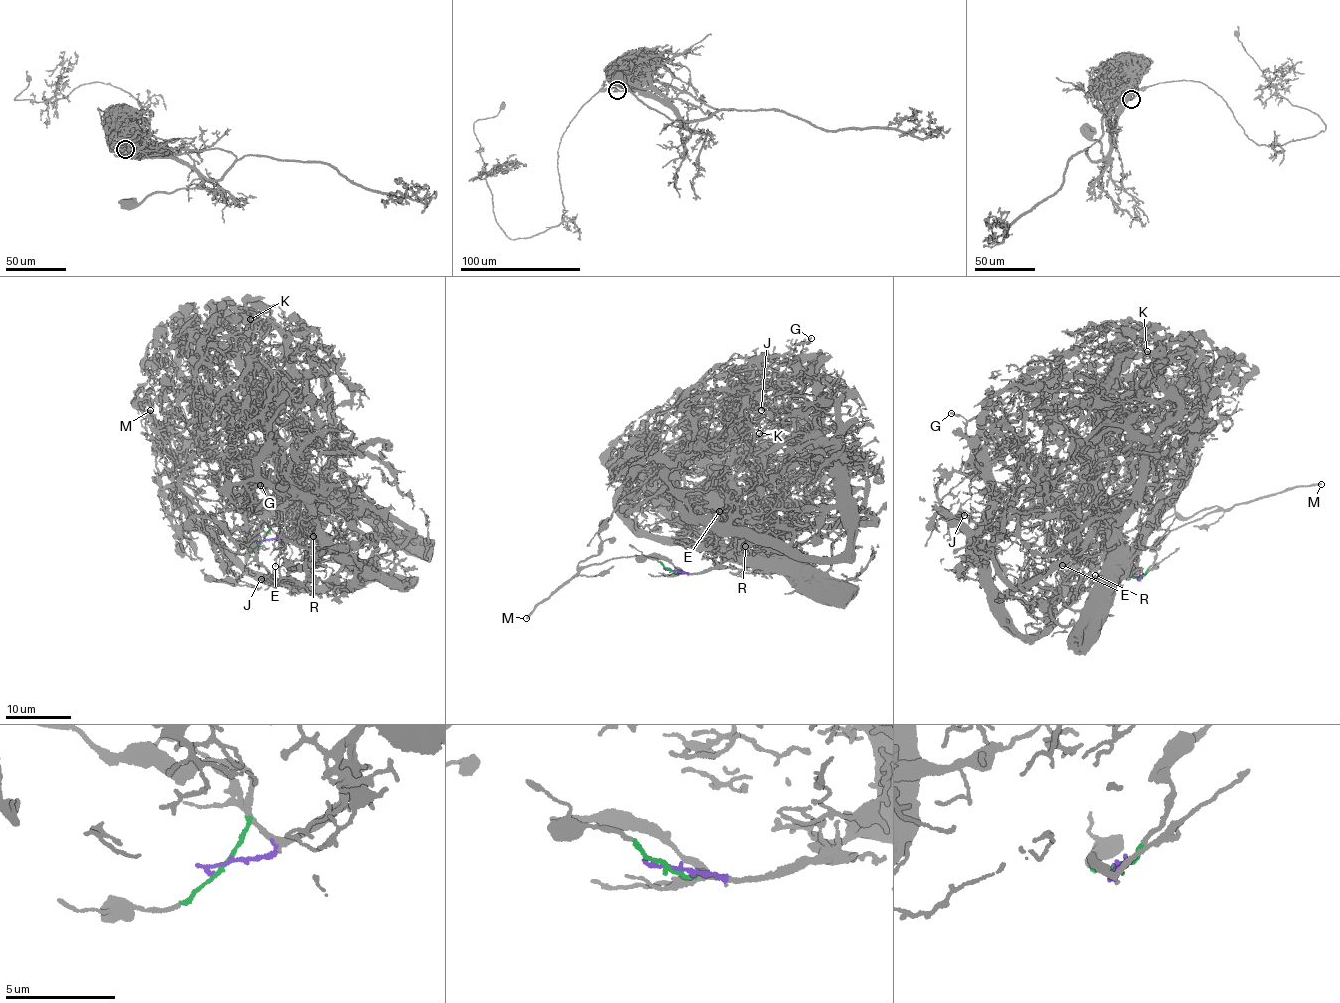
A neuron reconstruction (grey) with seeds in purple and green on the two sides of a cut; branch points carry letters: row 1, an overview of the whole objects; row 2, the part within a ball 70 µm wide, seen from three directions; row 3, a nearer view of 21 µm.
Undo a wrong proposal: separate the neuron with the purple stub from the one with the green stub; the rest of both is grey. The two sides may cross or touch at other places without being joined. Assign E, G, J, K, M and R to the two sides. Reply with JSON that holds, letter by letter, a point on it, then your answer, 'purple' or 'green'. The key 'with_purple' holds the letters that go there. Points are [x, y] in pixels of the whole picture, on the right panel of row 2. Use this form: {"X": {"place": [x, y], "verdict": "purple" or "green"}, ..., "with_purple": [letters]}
{"E": {"place": [1062, 565], "verdict": "purple"}, "G": {"place": [951, 413], "verdict": "purple"}, "J": {"place": [964, 515], "verdict": "purple"}, "K": {"place": [1147, 351], "verdict": "purple"}, "M": {"place": [1321, 484], "verdict": "green"}, "R": {"place": [1095, 575], "verdict": "purple"}, "with_purple": ["E", "G", "J", "K", "R"]}

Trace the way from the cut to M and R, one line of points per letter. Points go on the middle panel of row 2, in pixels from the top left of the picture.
M: (672, 569), (680, 572), (664, 560), (642, 555), (612, 557), (590, 564), (527, 618)
R: (672, 569), (685, 572), (741, 560), (770, 541), (774, 529), (771, 536), (752, 543), (758, 550), (746, 546)

